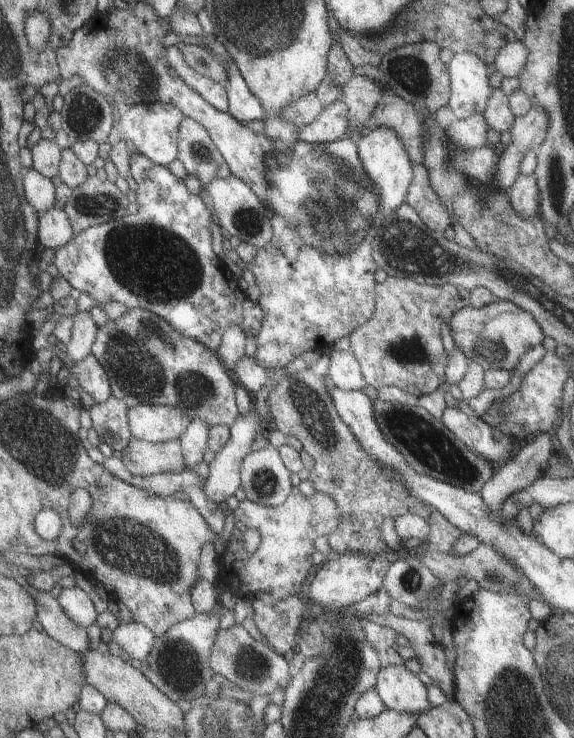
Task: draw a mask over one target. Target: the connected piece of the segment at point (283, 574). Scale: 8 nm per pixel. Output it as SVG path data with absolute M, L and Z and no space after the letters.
M297 486L291 495L277 507L261 505L254 501L239 502L234 511L235 530L239 533L256 529L260 533L260 544L248 555L237 555L234 568L236 574L236 594L251 597L252 594L268 593L275 599L287 599L302 593L304 580L312 568L312 554L316 552L313 542L318 536L328 536L339 526L343 516L336 501L324 493L314 493L305 497Z

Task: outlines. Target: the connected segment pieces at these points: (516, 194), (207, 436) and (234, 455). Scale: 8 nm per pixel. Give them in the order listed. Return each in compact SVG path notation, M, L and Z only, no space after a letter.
M522 173L514 181L507 192L510 204L520 215L520 218L532 218L539 214L540 195L537 178L531 174L525 176Z
M198 419L188 427L180 438L189 468L200 464L210 450L211 430L214 428L207 420Z
M251 408L246 416L239 416L231 426L231 441L219 452L210 464L210 476L205 484L206 494L220 504L236 496L241 486L241 462L251 451L250 446L256 433L263 427L262 419Z

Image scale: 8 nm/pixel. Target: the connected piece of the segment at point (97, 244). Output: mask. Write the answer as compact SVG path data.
M144 154L134 155L131 165L139 185L138 214L128 214L124 218L78 232L74 241L55 251L54 264L60 276L67 278L74 288L90 293L101 303L118 301L130 309L140 307L151 310L168 319L182 334L203 342L217 352L232 325L238 325L247 338L257 336L266 314L258 302L250 302L244 296L244 292L238 288L236 276L216 254L212 246L212 224L218 222L214 210L208 208L202 196L188 188L186 180L176 178L169 167L156 164Z

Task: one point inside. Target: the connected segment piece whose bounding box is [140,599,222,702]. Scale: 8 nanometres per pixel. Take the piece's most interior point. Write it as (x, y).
(180, 664)

